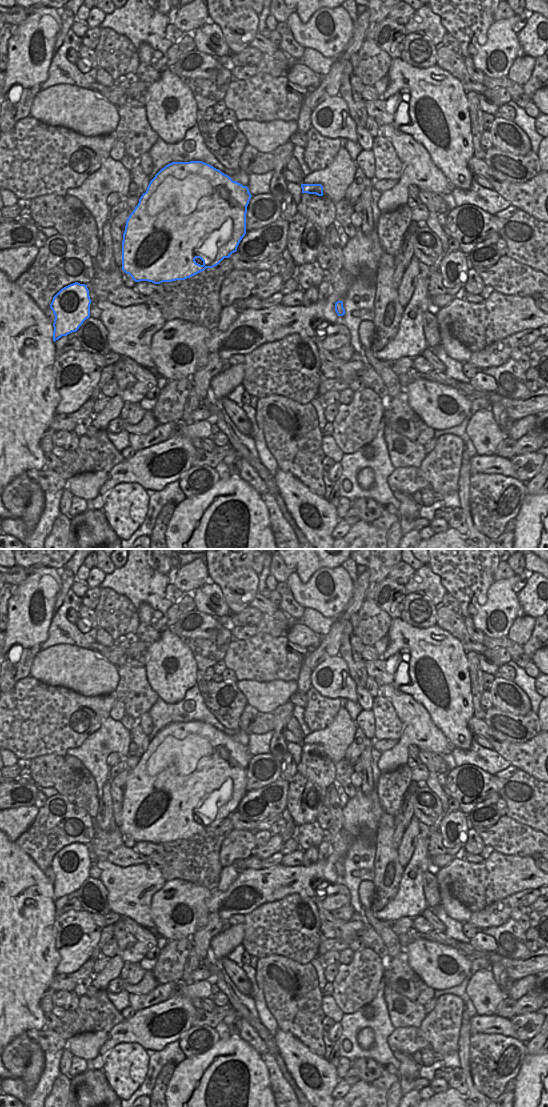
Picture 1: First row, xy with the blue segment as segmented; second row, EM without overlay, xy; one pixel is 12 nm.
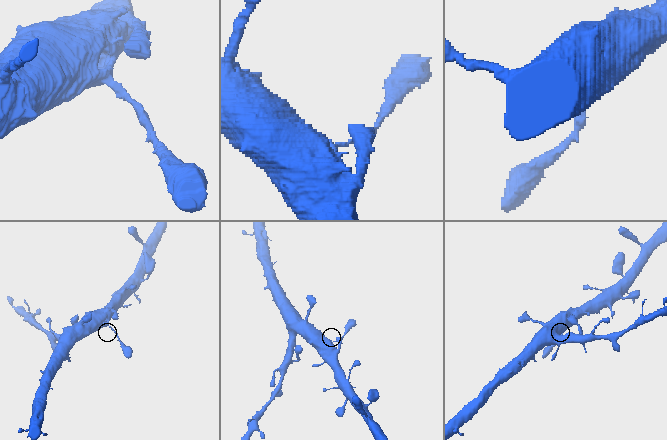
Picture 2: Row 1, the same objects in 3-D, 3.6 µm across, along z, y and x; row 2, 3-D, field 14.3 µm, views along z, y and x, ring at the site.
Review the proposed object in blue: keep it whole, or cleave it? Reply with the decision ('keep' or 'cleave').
keep

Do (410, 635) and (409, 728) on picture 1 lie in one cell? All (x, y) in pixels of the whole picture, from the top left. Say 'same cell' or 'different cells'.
different cells

